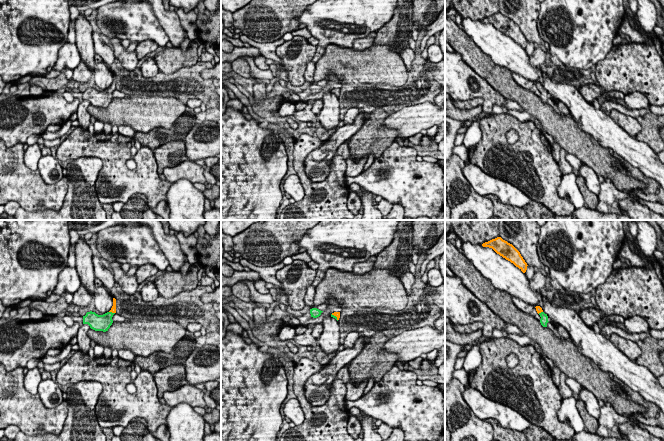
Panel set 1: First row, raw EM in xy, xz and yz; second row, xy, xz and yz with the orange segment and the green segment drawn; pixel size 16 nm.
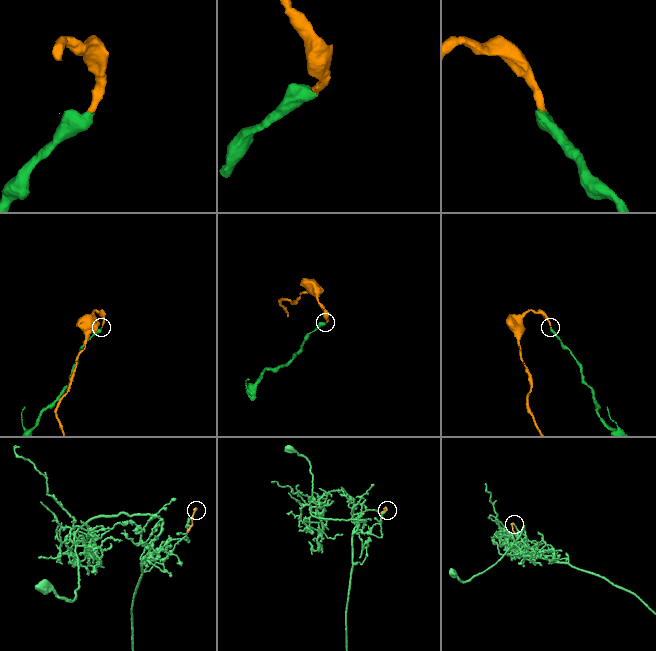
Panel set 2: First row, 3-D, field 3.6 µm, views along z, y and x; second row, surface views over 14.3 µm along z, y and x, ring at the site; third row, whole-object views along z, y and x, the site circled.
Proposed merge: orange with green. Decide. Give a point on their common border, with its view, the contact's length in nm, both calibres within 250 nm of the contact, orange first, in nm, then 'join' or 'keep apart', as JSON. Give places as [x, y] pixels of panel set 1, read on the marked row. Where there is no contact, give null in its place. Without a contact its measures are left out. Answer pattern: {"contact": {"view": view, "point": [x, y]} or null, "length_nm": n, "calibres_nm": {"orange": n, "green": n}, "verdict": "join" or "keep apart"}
{"contact": {"view": "xz", "point": [335, 315]}, "length_nm": 150, "calibres_nm": {"orange": 90, "green": 50}, "verdict": "join"}

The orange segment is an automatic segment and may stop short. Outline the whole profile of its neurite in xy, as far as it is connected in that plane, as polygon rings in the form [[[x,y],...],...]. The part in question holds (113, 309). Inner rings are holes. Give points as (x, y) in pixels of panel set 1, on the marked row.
[[[113,298],[113,306],[111,310],[103,315],[98,315],[95,312],[87,312],[83,316],[83,324],[88,324],[95,331],[106,332],[113,323],[112,317],[116,313],[116,299]]]

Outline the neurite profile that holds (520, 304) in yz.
[[[512,296],[512,301],[513,301],[514,305],[524,313],[530,314],[532,312],[532,310],[534,309],[533,305],[528,304],[525,301],[523,301],[517,297]]]

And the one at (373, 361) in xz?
[[[376,333],[368,338],[362,351],[349,362],[349,381],[356,384],[364,380],[369,381],[372,377],[374,383],[391,370],[397,360],[397,354],[387,352],[383,349],[384,344],[389,340],[383,333]]]

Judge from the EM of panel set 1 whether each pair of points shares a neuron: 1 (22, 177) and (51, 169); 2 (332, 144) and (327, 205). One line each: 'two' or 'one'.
1: two
2: two

